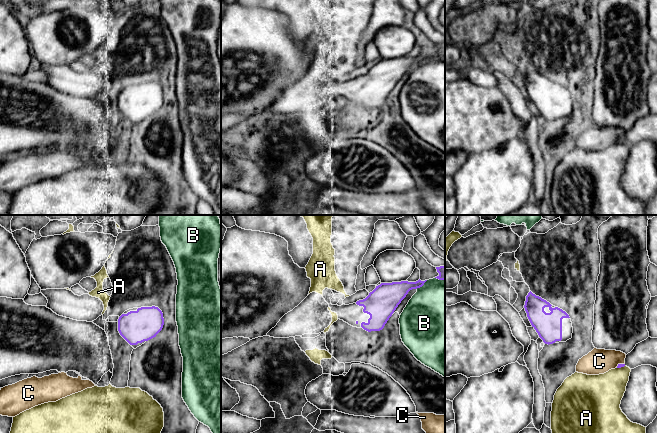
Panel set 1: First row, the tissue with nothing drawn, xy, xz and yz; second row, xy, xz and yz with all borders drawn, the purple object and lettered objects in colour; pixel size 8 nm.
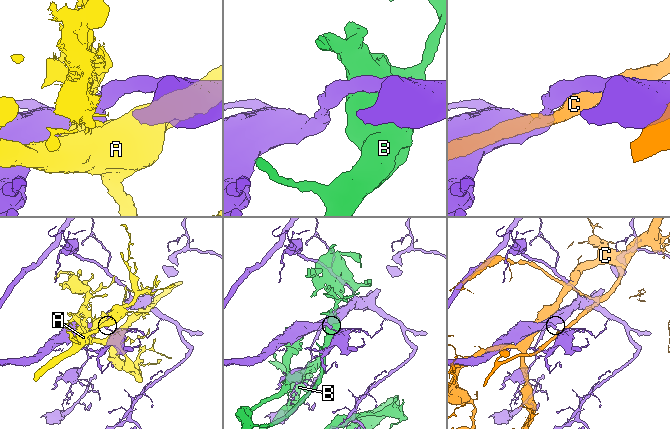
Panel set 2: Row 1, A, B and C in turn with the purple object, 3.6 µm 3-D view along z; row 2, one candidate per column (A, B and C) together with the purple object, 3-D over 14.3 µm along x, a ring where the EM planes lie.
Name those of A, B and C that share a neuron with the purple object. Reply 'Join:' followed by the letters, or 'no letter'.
Join: no letter

